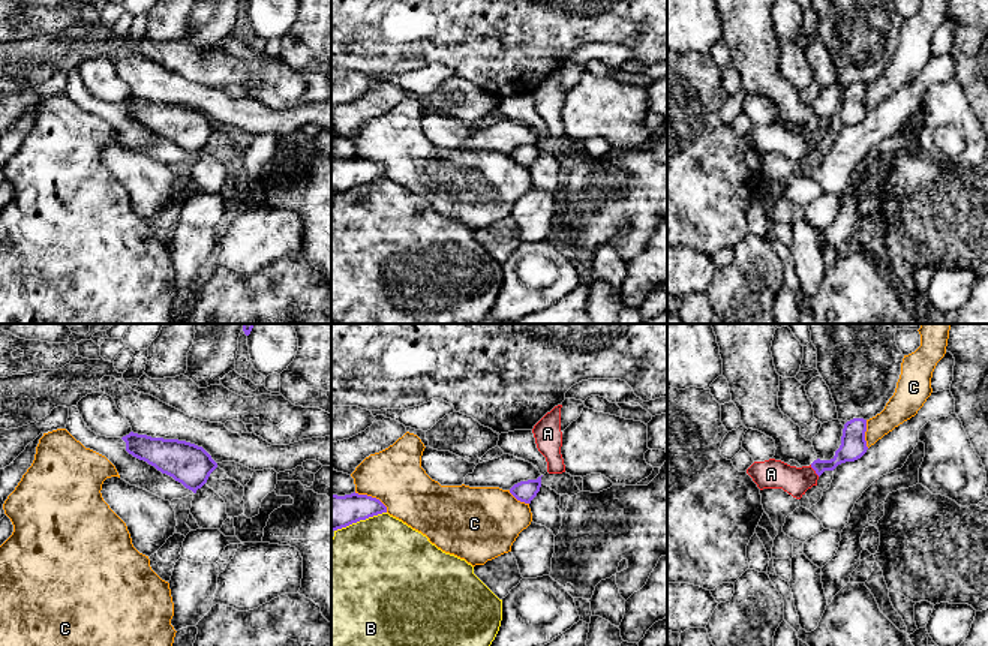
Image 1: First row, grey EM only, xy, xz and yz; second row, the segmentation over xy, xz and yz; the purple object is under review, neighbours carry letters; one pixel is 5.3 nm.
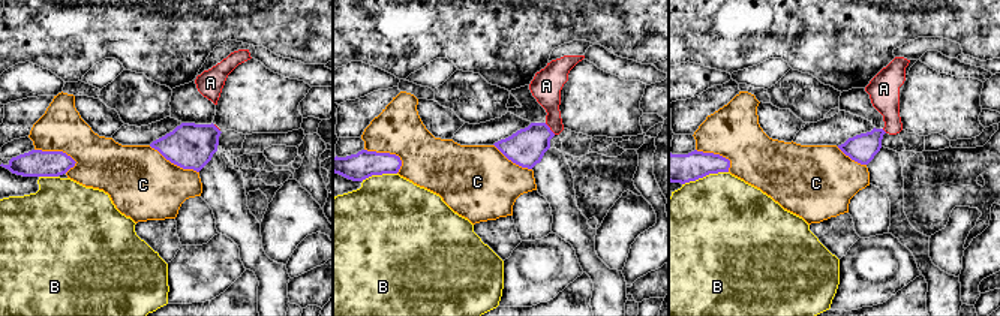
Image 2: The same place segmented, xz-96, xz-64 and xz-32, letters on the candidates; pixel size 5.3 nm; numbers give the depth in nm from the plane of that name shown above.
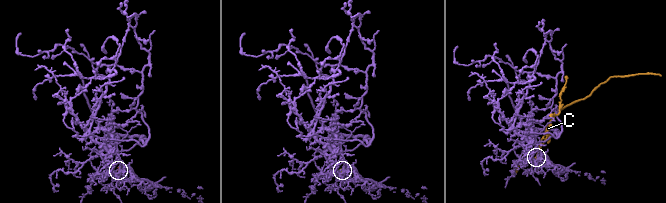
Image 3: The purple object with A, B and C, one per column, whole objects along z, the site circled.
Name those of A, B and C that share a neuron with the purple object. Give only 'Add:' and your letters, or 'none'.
Add: A

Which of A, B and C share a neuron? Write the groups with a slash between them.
A / B / C

